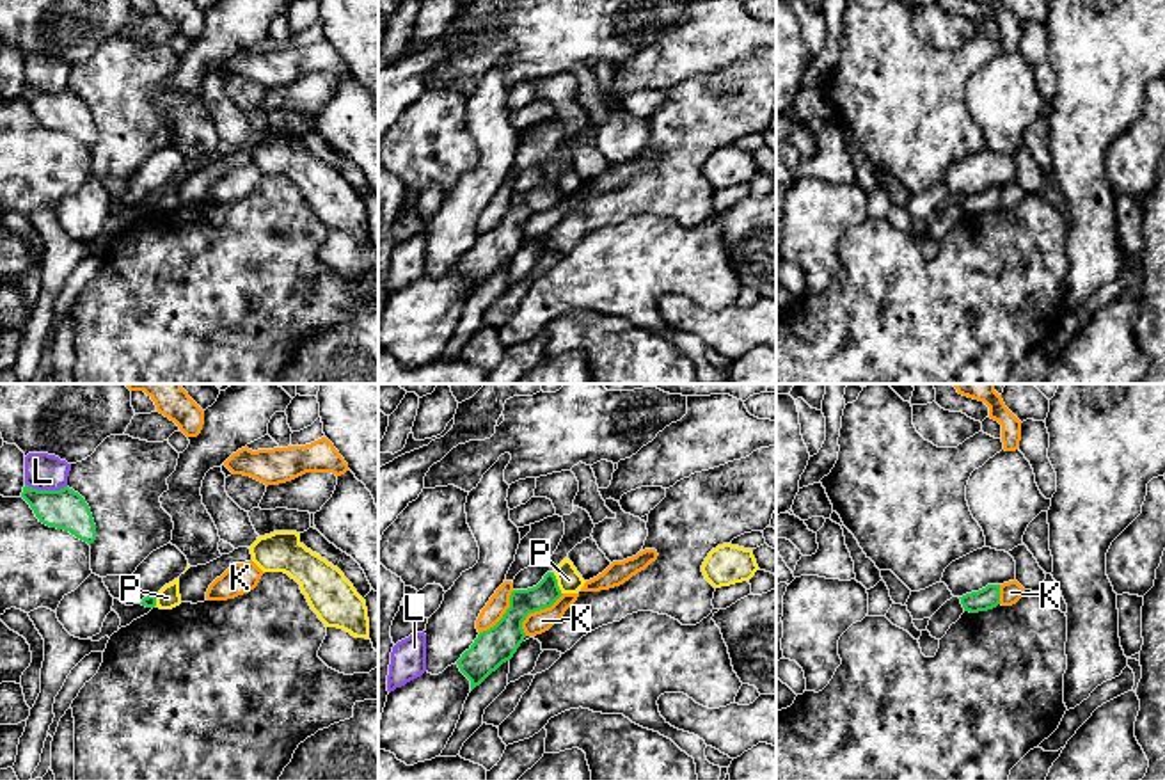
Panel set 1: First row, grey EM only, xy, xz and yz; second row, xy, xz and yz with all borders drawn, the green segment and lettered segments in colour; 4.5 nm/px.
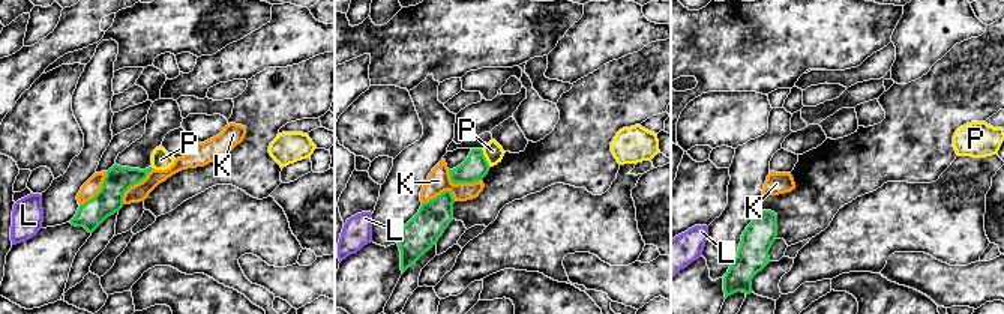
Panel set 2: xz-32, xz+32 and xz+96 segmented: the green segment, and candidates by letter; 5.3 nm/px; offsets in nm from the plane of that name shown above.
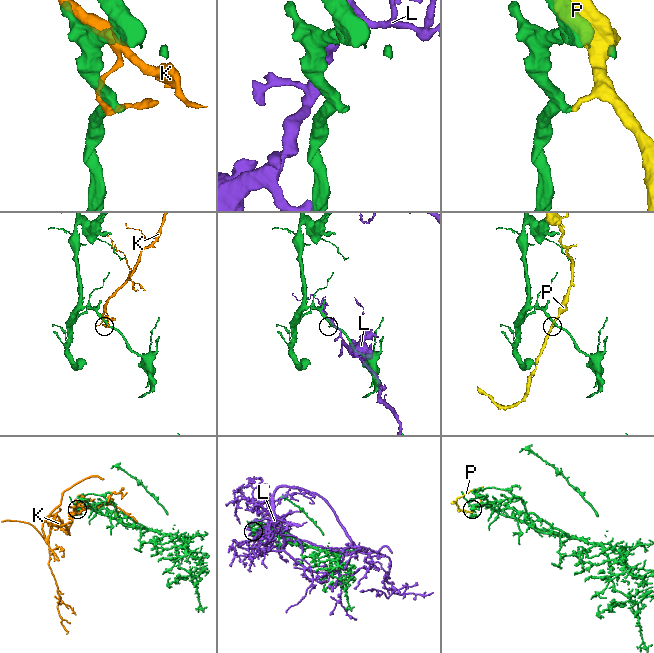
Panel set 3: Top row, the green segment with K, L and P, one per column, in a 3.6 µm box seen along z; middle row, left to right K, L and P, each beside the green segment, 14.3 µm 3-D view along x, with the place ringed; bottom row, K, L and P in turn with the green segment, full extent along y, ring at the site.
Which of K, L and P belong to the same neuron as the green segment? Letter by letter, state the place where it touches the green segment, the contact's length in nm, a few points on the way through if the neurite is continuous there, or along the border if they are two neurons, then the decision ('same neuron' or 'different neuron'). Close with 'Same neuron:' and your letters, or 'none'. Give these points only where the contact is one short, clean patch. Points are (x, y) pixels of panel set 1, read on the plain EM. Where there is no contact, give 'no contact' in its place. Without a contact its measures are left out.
K: xz (535, 212) | 260 nm | different neuron
L: xy (47, 93) | 190 nm | different neuron
P: xz (556, 185) | 110 nm | along xz (553, 175), (562, 196) | different neuron
Same neuron: none

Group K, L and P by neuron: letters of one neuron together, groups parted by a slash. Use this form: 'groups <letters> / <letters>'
groups K / L / P

